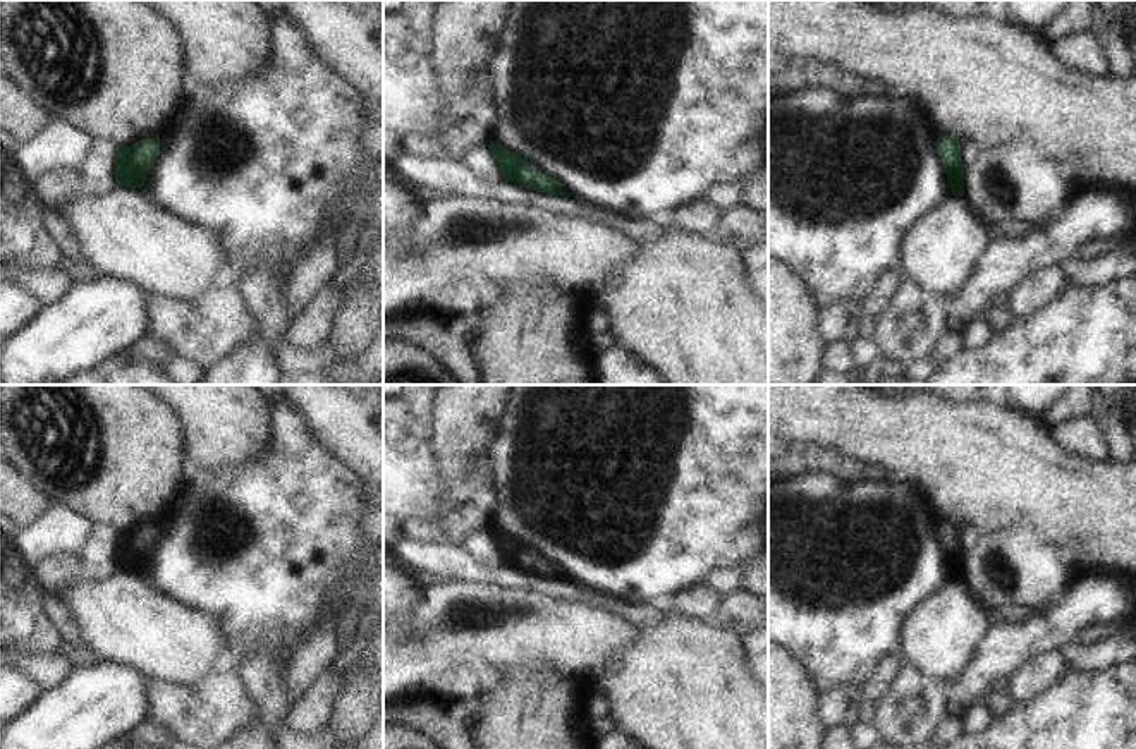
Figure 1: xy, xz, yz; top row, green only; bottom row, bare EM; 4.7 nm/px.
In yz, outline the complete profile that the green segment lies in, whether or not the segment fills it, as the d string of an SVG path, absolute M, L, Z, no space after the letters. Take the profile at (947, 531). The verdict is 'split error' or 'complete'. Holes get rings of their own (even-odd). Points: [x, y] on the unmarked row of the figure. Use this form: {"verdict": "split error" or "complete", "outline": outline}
{"verdict": "split error", "outline": "M804 467L768 483L768 642L787 649L804 667L818 697L842 684L861 691L885 656L901 655L904 617L949 579L964 581L961 527L938 519L914 484L894 474L842 481Z"}

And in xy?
{"verdict": "split error", "outline": "M285 397L270 411L270 440L260 457L218 471L198 469L182 481L160 519L117 531L115 538L119 570L143 574L158 591L218 622L230 665L247 655L287 658L327 613L339 618L340 629L359 625L380 565L380 548L361 531L363 512L373 498L363 479L315 438Z"}

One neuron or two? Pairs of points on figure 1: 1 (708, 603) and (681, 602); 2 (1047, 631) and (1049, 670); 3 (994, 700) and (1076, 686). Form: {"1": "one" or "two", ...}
{"1": "one", "2": "two", "3": "two"}

